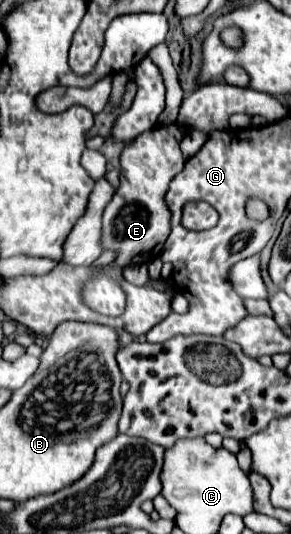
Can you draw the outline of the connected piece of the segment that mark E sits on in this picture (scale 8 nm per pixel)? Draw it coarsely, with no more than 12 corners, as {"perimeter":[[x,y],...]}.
{"perimeter":[[179,124],[121,154],[103,212],[113,266],[147,262],[169,236],[165,190],[183,170]]}

